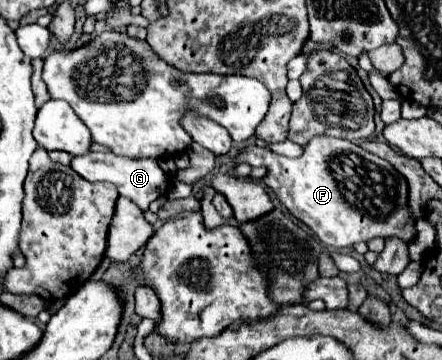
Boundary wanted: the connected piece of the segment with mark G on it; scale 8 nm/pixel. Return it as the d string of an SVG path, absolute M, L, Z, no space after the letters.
M89 152L85 156L77 156L71 160L69 164L81 178L89 180L89 182L111 182L119 188L119 194L133 200L143 212L149 208L149 204L163 196L169 188L169 178L165 176L165 172L159 168L155 158L125 158L113 152L101 154L101 152Z

